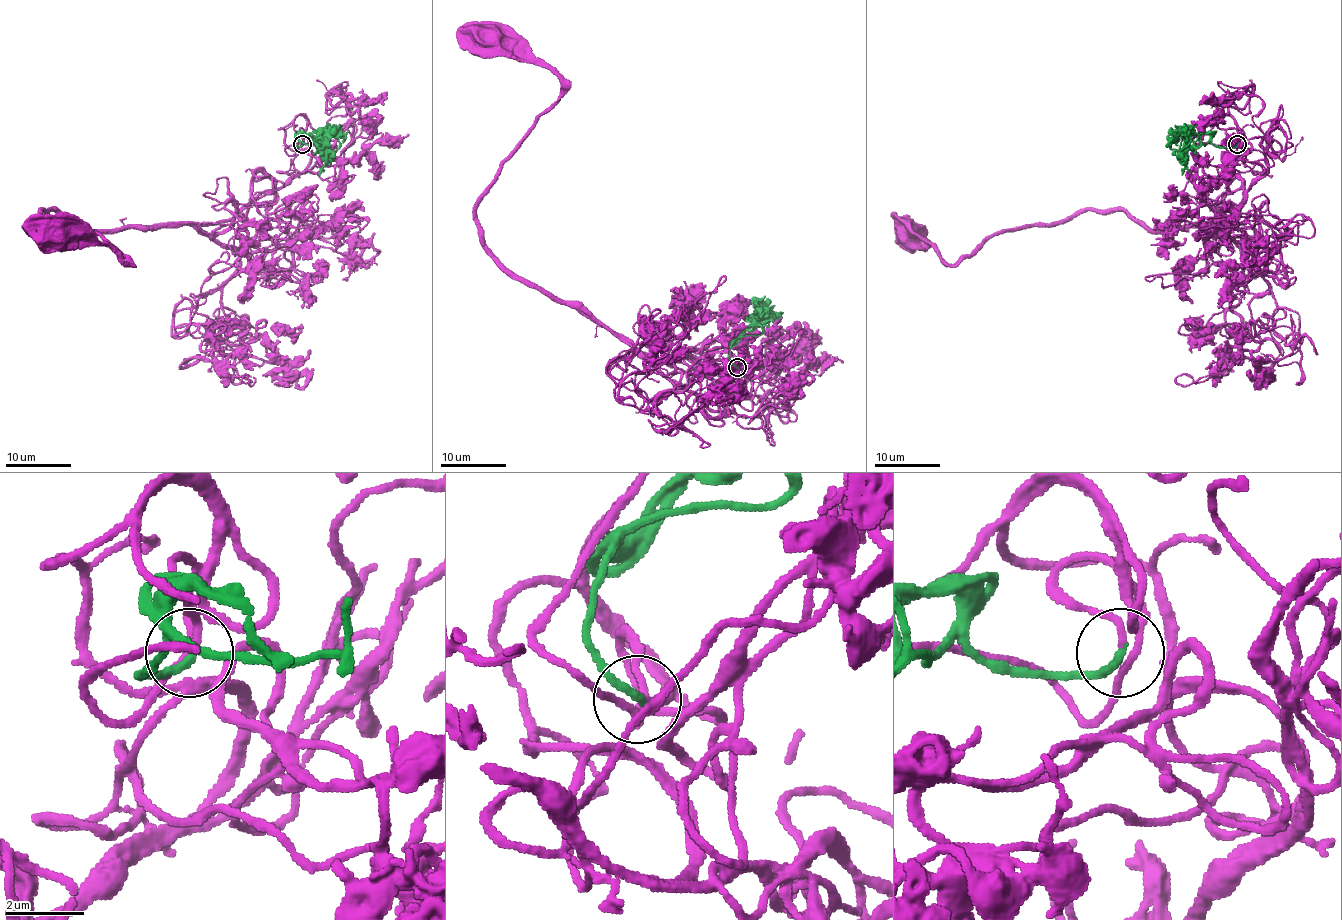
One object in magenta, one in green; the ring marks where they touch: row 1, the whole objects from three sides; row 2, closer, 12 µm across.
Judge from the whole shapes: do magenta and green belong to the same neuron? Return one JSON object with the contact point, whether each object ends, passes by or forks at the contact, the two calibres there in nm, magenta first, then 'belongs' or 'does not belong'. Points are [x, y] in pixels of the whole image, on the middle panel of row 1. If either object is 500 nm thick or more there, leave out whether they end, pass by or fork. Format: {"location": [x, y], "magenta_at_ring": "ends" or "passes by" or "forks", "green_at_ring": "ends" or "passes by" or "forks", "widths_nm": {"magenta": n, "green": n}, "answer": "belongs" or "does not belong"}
{"location": [737, 367], "magenta_at_ring": "ends", "green_at_ring": "ends", "widths_nm": {"magenta": 160, "green": 240}, "answer": "belongs"}

